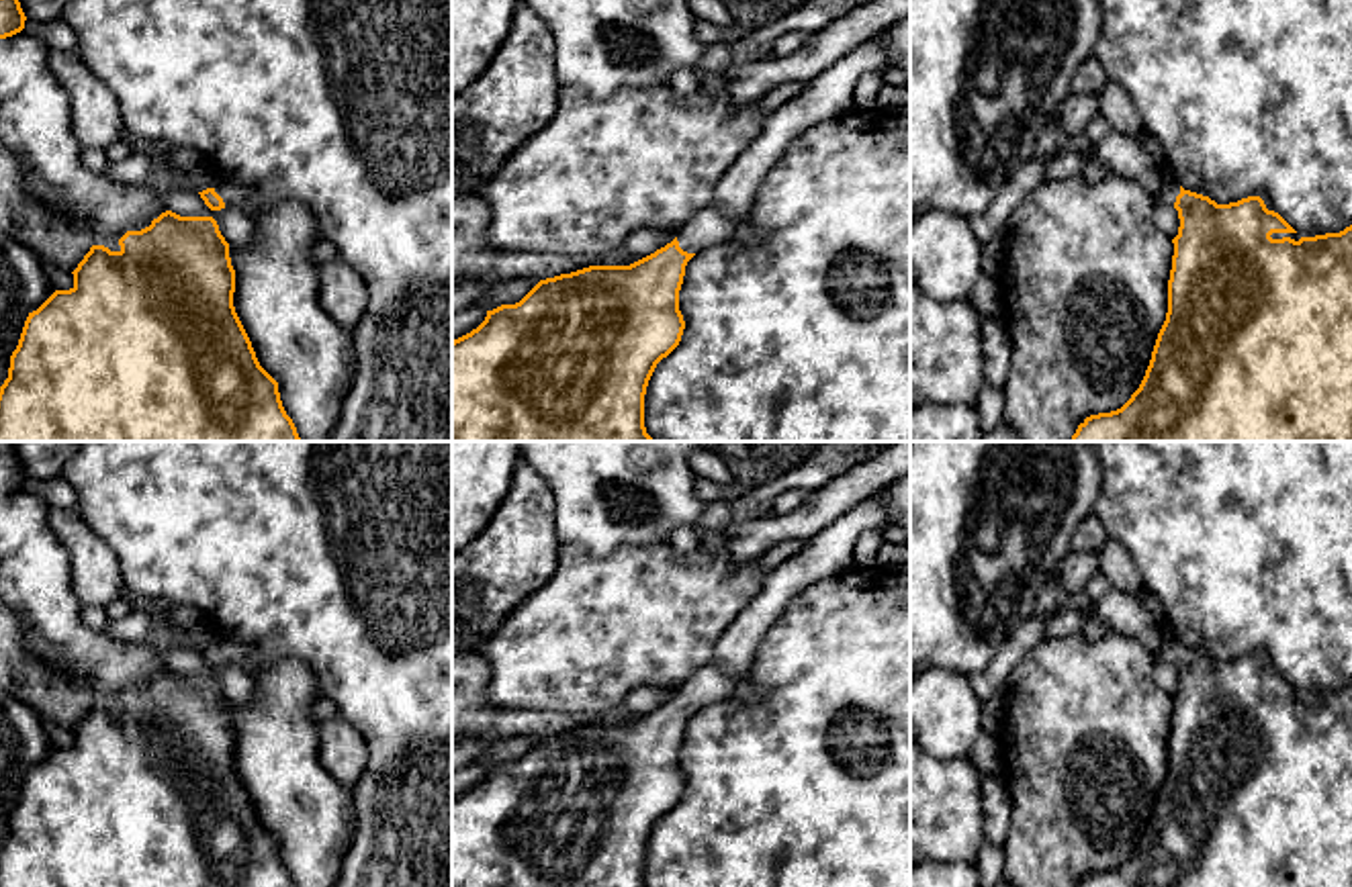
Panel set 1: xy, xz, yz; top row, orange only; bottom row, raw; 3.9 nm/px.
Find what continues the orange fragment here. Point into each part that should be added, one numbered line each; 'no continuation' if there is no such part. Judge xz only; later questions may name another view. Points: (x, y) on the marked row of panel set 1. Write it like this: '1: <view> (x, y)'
1: xz (829, 95)

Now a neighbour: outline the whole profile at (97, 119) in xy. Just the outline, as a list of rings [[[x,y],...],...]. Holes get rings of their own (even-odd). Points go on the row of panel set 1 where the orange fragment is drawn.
[[[53,51],[49,63],[67,92],[74,135],[84,149],[106,149],[127,135],[115,92],[76,53]]]

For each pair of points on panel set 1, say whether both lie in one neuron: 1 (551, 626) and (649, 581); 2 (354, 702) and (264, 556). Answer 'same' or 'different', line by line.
1: same
2: same

